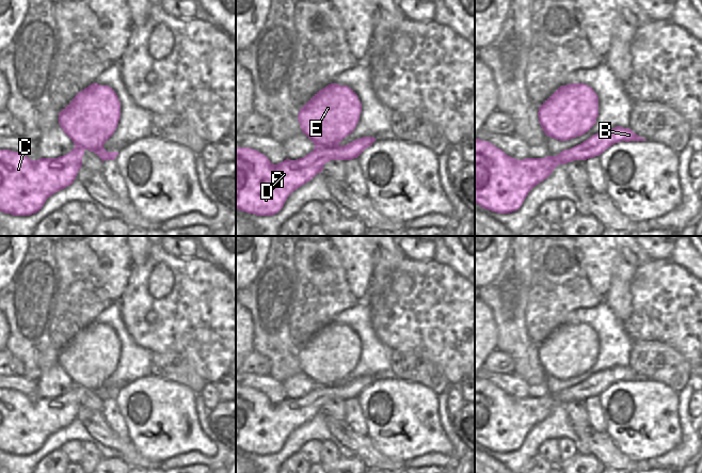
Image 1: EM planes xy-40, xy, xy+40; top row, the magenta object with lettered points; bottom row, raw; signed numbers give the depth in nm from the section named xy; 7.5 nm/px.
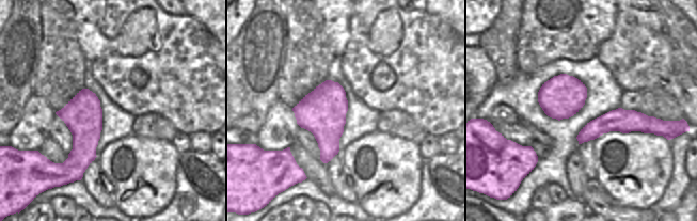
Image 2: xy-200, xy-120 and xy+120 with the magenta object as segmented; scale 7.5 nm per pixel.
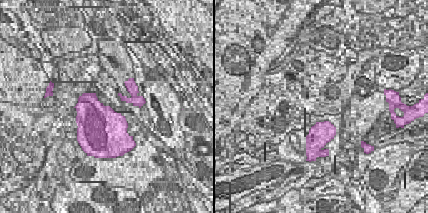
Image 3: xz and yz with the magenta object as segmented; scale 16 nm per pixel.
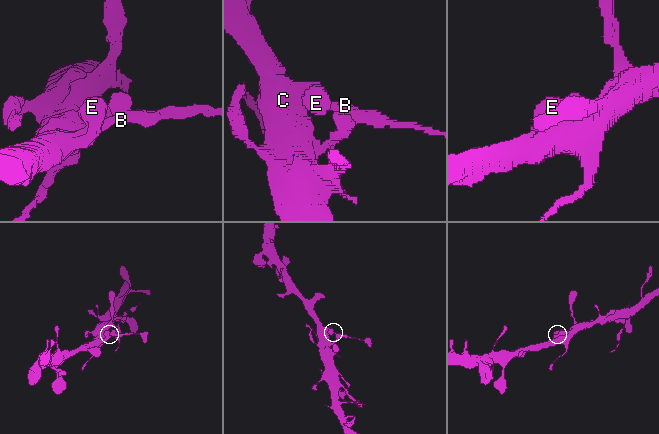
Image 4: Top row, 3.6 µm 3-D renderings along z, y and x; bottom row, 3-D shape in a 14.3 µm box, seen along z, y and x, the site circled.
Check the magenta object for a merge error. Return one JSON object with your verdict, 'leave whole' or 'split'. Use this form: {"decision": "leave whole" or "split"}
{"decision": "leave whole"}

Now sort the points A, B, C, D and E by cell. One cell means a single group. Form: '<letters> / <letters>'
A B C D E

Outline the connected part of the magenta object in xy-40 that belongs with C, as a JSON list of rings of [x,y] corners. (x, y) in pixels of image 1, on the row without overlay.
[[[92,322],[59,352],[59,364],[75,387],[58,397],[32,399],[19,391],[0,389],[0,451],[30,455],[42,448],[46,439],[70,425],[82,406],[84,390],[94,391],[103,401],[114,399],[118,391],[107,391],[103,383],[114,373],[121,358],[121,341],[112,327]]]

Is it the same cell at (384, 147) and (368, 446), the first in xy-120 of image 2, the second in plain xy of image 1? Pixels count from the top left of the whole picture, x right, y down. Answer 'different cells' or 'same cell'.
different cells

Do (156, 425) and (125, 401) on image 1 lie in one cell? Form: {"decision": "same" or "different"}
{"decision": "same"}

